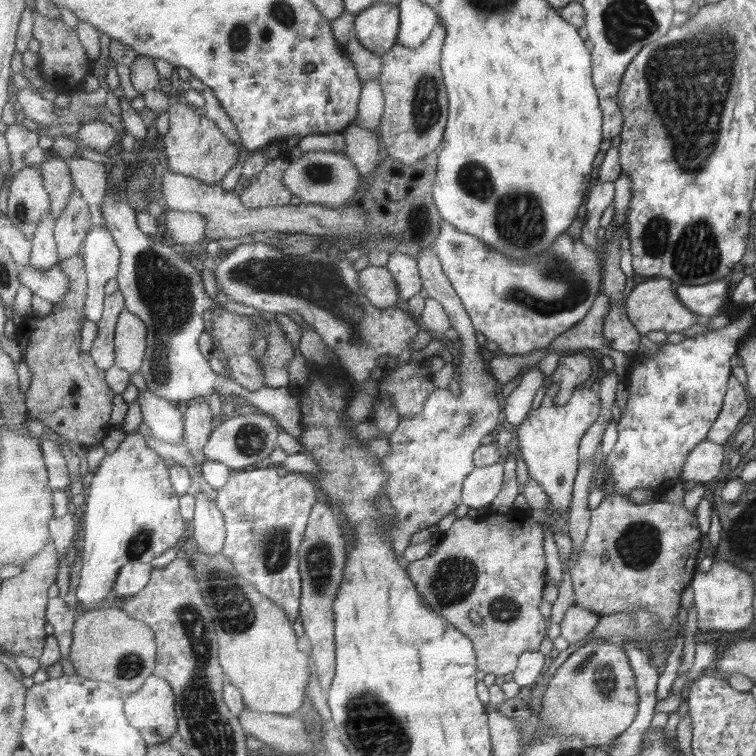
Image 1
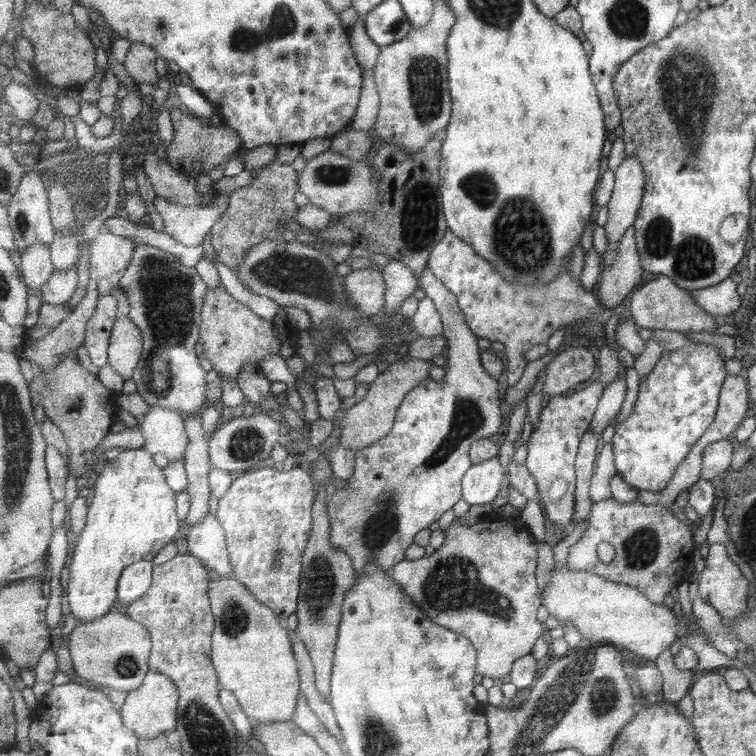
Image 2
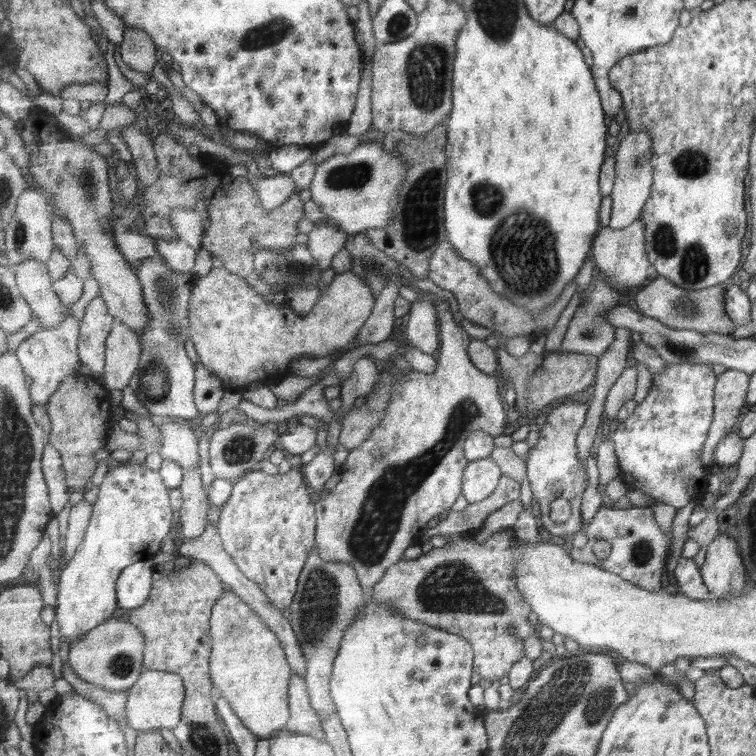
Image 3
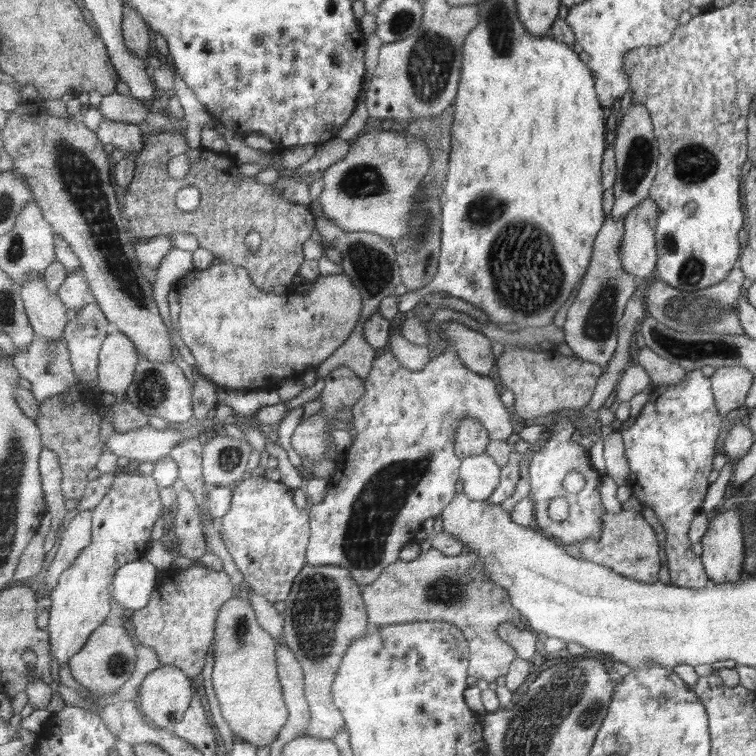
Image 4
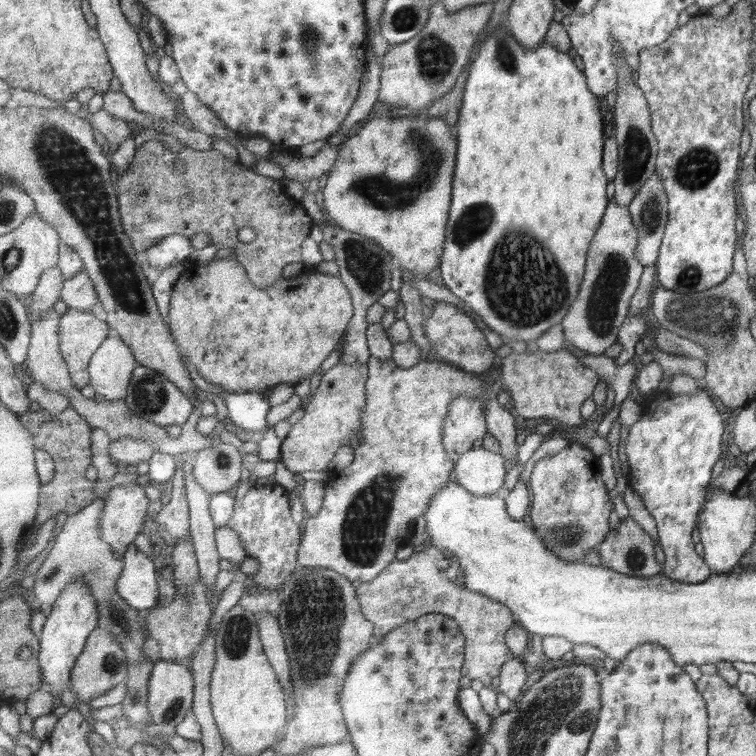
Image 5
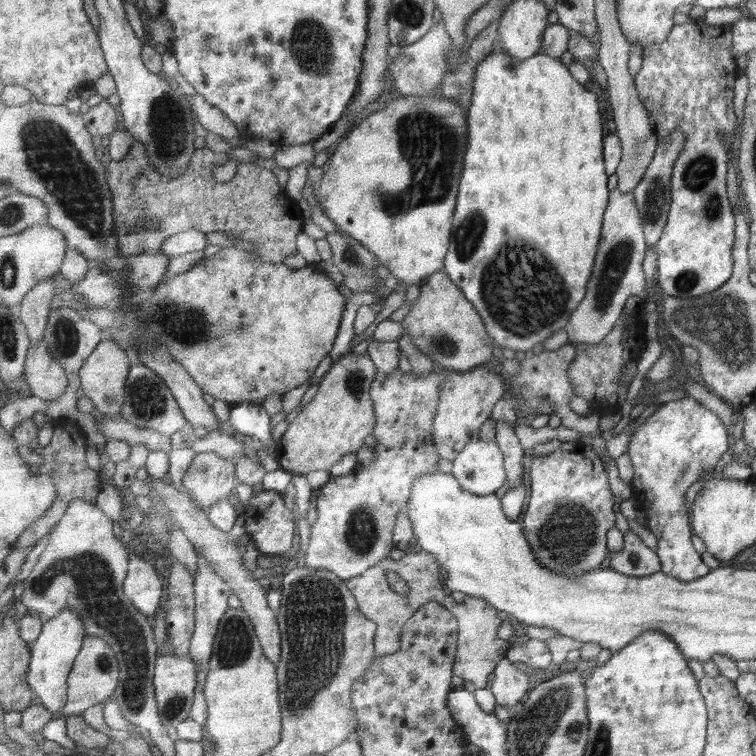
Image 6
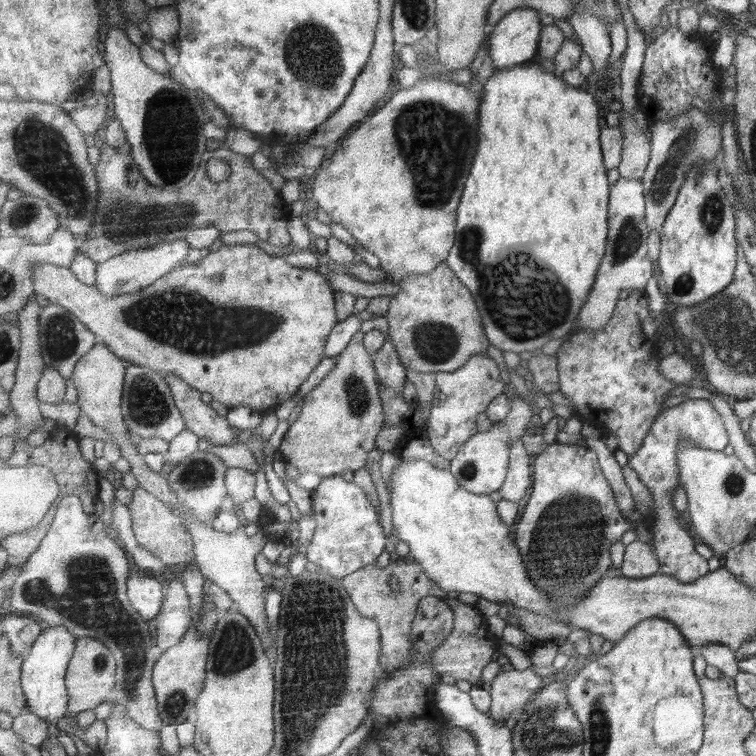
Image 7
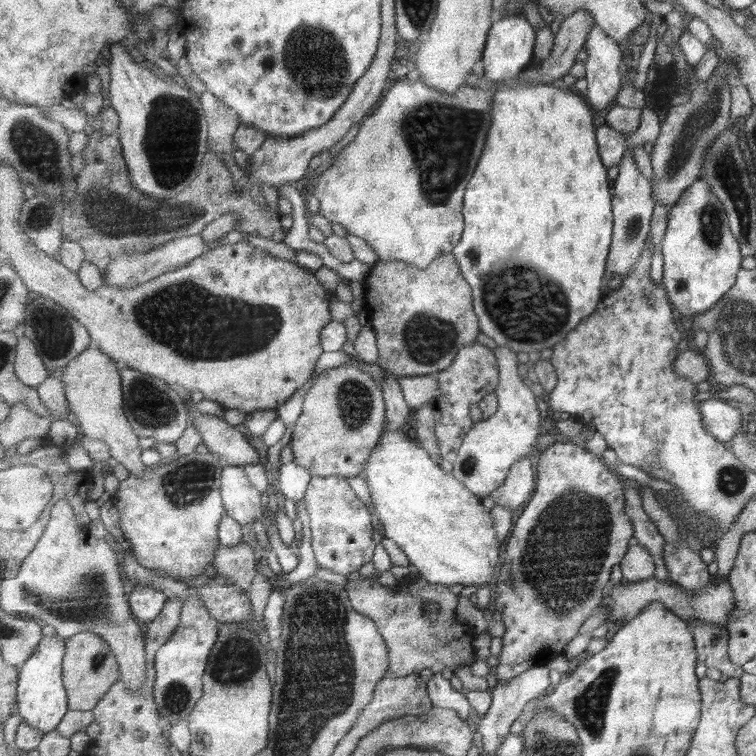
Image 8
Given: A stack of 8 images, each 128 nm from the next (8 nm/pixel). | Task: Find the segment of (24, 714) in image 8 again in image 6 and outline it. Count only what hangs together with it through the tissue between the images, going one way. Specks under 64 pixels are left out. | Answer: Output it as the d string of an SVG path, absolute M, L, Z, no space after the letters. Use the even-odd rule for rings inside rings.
M68 609L55 619L44 620L43 624L42 633L31 646L32 658L27 680L34 689L35 699L40 701L49 712L61 715L68 701L68 678L82 651L83 639L86 638L87 633L82 621Z

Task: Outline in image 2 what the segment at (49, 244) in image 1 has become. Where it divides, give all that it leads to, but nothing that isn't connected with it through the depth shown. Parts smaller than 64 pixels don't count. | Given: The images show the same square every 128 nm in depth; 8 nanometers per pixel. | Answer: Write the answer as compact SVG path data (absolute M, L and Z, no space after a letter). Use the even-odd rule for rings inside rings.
M33 244L19 257L22 277L26 281L26 285L31 290L35 290L35 295L43 299L41 288L43 288L43 284L47 284L51 280L51 276L56 270L51 261L49 245Z

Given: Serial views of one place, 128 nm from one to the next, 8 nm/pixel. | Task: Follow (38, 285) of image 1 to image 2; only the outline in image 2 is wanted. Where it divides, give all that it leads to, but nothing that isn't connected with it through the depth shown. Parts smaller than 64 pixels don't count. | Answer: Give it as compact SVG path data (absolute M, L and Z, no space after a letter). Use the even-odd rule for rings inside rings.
M71 267L66 271L55 270L51 280L43 284L41 288L42 302L61 306L73 298L78 286L79 274L76 267Z

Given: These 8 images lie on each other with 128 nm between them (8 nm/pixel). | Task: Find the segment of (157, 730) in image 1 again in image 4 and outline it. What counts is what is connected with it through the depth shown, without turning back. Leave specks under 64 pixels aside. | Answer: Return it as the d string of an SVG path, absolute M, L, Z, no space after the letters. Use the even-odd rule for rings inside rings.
M162 666L162 668L153 670L151 674L147 674L147 678L143 680L143 686L137 692L135 700L148 722L158 728L174 731L176 725L186 715L194 696L193 681L190 676L187 676L186 672L175 666Z

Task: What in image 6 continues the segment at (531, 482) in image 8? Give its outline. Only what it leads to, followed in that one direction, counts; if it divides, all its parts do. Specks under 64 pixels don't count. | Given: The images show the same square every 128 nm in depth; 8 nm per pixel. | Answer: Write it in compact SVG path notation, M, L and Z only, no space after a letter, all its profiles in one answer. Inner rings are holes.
M497 420L496 442L506 461L509 489L519 488L525 482L525 448L515 432L515 425Z

